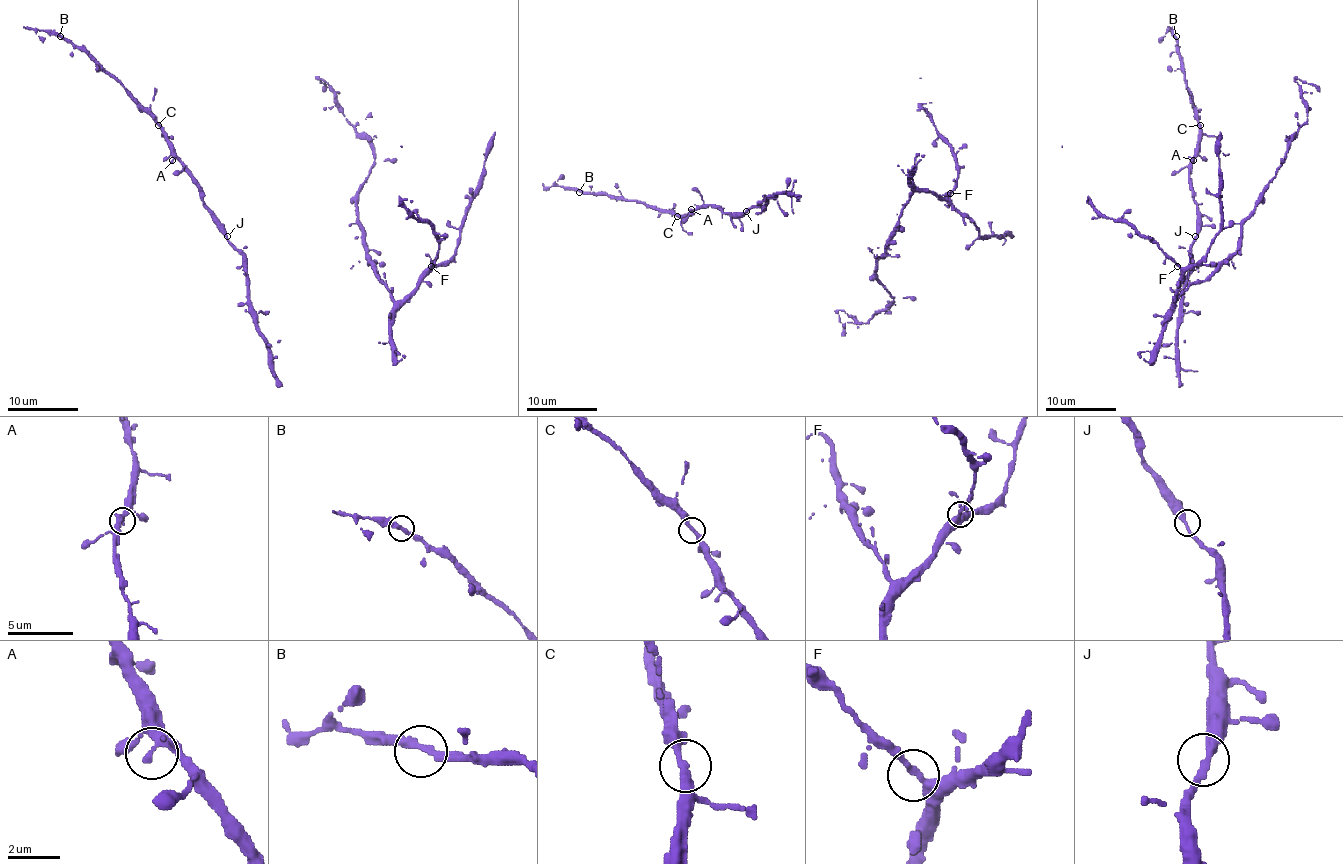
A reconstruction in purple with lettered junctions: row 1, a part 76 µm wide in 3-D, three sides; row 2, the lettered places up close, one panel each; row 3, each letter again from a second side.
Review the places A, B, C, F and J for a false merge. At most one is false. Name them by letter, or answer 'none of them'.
none of them

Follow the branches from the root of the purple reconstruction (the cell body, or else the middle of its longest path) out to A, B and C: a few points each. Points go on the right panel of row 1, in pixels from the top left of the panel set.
A: (1198, 312), (1183, 313), (1190, 245), (1197, 234), (1197, 204), (1190, 176), (1193, 160)
B: (1198, 312), (1183, 313), (1190, 245), (1197, 234), (1190, 160), (1197, 153), (1198, 116), (1184, 81), (1176, 36)
C: (1198, 312), (1183, 313), (1183, 290), (1190, 269), (1190, 245), (1197, 234), (1190, 160), (1197, 153), (1200, 125)

